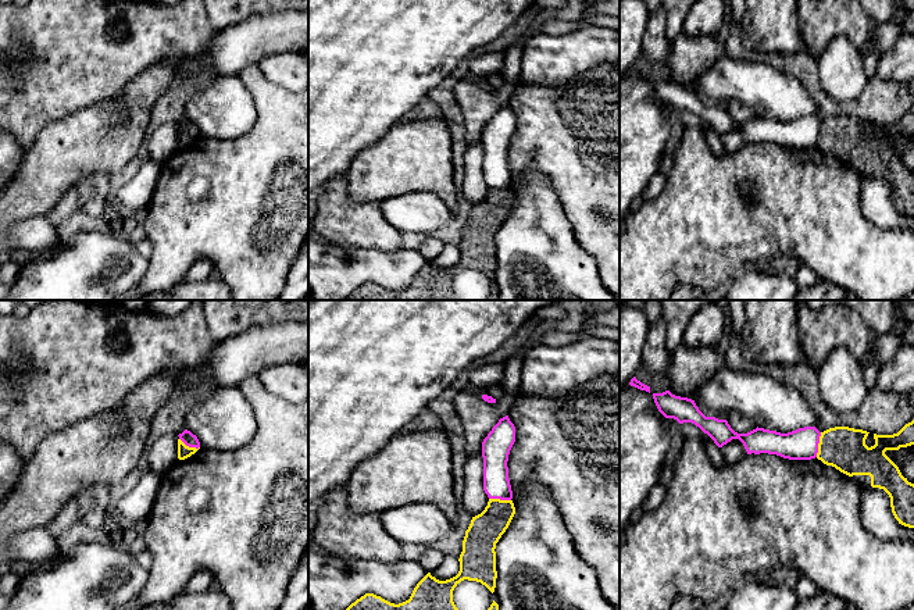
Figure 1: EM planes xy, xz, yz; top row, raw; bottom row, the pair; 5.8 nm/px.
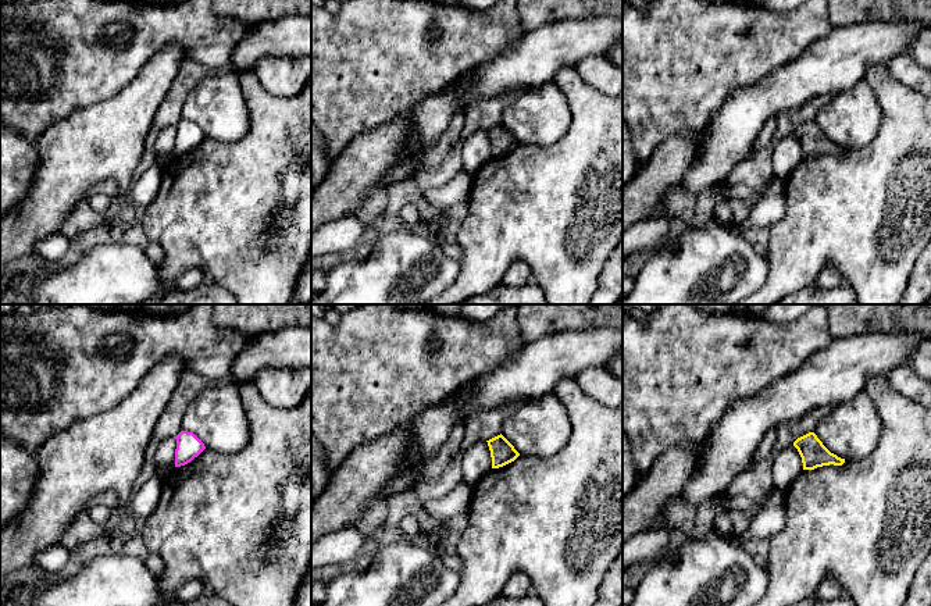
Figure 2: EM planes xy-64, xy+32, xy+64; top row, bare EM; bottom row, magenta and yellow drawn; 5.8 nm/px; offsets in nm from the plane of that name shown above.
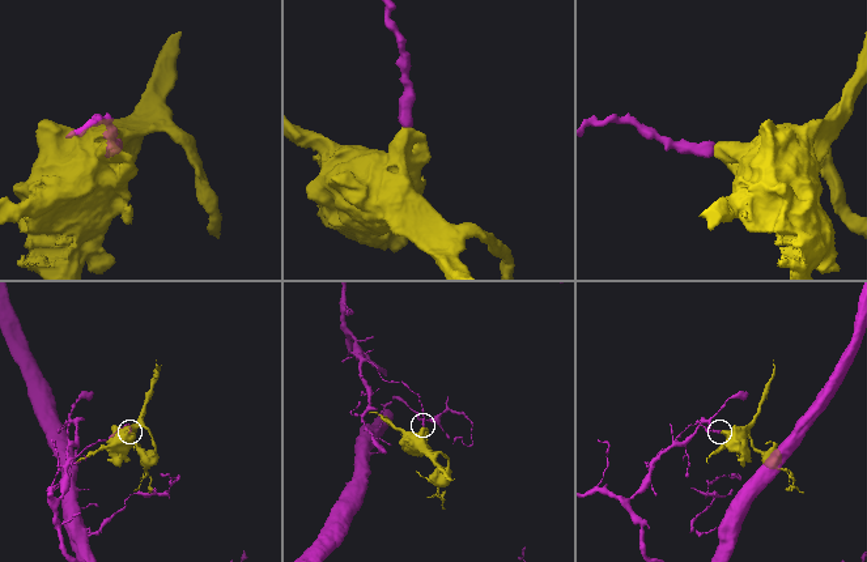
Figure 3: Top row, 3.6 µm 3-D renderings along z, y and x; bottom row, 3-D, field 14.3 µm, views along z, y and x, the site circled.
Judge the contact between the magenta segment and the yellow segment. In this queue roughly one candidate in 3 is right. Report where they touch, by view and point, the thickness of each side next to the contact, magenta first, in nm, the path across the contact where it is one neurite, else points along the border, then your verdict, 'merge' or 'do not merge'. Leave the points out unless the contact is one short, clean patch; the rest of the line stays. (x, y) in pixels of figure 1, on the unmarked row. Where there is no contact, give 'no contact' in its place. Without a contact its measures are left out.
contact yz (817, 134); calibres 180 and 240 nm; border yz (821, 121), (816, 145); do not merge

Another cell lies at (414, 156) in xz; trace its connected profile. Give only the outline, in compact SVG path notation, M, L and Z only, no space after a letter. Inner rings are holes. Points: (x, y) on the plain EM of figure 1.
M444 117L397 122L376 143L361 150L344 174L349 195L357 203L382 201L411 192L436 193L450 210L458 207L453 143Z

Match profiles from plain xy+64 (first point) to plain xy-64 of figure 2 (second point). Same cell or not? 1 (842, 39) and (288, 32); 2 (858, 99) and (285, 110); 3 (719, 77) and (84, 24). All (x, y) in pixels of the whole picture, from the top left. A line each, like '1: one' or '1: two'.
1: one
2: two
3: one

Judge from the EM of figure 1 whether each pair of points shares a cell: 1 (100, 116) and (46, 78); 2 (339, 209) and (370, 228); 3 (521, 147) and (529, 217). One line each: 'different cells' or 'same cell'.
1: different cells
2: same cell
3: different cells

